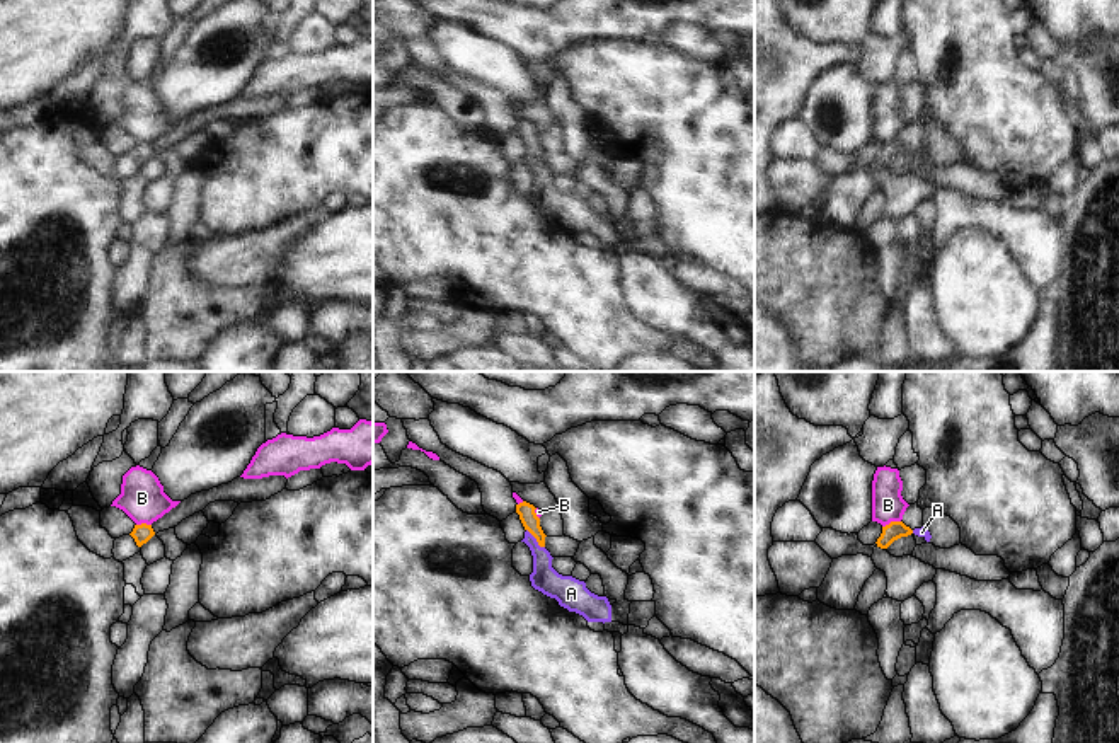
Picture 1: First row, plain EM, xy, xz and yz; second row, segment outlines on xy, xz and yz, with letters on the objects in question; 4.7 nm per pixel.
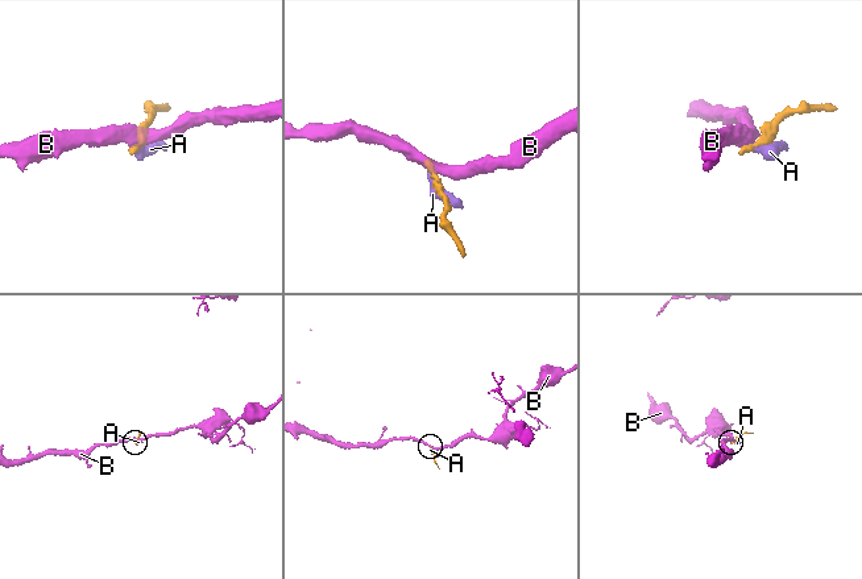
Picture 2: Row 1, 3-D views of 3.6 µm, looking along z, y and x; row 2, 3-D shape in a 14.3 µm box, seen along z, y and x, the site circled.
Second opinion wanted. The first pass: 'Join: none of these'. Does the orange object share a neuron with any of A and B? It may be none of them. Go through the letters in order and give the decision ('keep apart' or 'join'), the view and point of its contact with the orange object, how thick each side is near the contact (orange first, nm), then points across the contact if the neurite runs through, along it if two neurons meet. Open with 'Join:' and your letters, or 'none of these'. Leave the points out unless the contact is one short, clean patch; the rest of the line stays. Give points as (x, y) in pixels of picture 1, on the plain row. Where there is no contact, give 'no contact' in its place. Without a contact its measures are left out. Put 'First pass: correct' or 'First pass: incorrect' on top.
First pass: incorrect
Join: A
A: join; meets orange in xz at (535, 155); 80 nm thick on the orange side, 130 nm on the other; runs through xz (527, 132), (535, 155), (544, 196)
B: keep apart; meets orange in yz at (891, 140); 90 nm thick on the orange side, 160 nm on the other; border along yz (900, 138), (891, 138), (883, 145)

